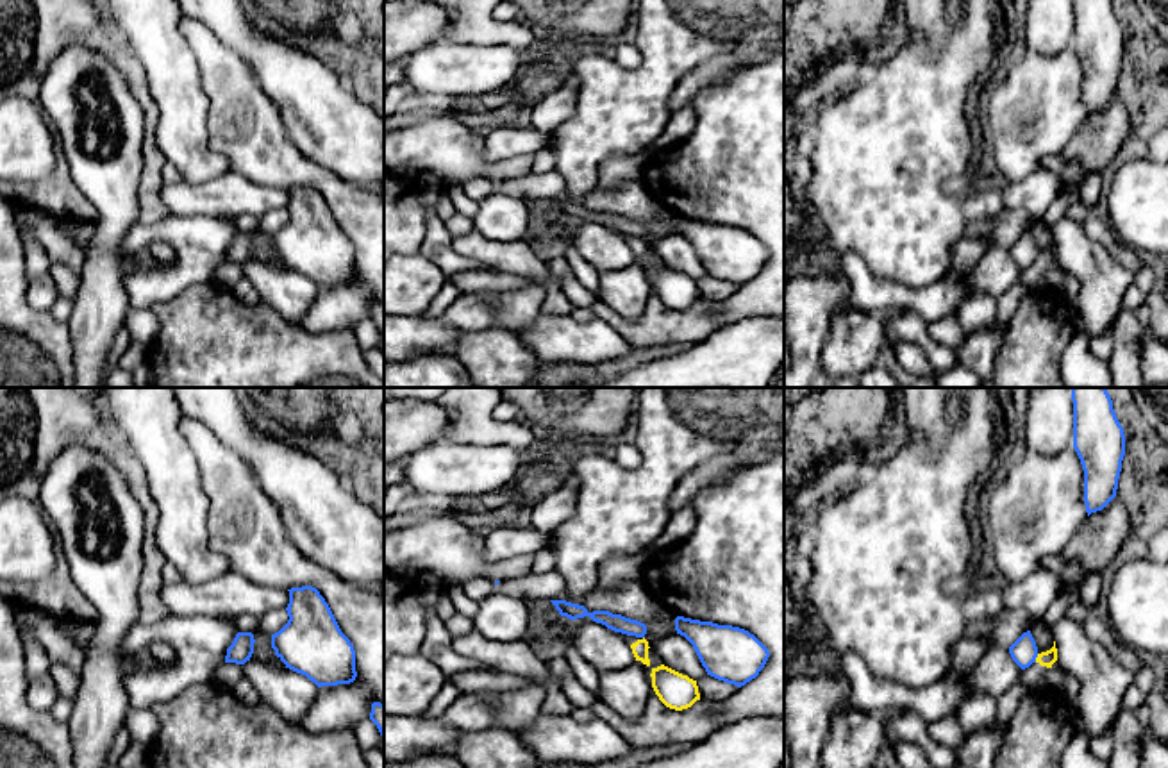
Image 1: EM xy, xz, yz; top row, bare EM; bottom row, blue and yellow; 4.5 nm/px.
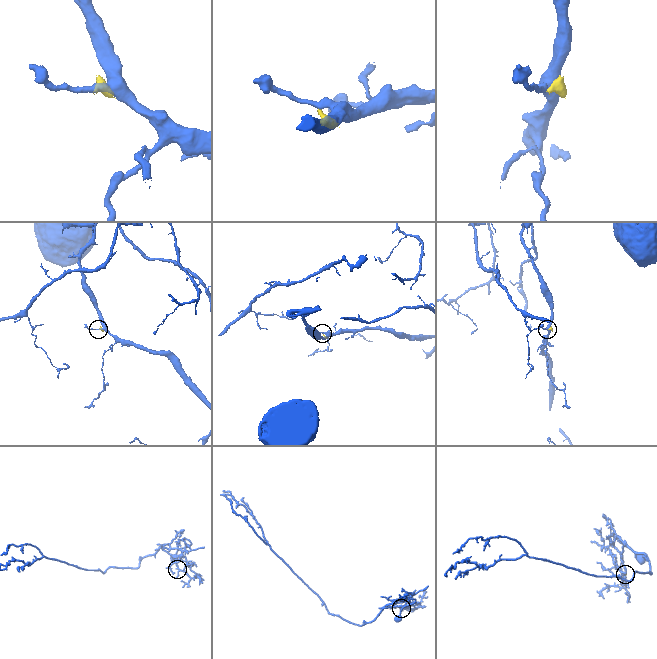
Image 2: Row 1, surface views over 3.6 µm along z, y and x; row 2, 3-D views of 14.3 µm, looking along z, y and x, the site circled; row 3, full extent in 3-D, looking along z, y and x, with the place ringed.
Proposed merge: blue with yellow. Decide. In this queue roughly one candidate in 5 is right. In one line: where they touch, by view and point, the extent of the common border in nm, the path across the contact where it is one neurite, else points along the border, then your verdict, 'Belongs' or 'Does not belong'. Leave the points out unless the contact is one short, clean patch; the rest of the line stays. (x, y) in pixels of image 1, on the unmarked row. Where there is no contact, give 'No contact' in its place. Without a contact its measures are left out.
Touches blue at yz (1036, 256). Shared border 40 nm. Boundary: yz (1038, 254), (1034, 261). Does not belong

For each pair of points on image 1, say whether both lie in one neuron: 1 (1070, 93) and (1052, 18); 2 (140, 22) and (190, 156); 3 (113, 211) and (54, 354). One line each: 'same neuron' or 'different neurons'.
1: different neurons
2: same neuron
3: different neurons

